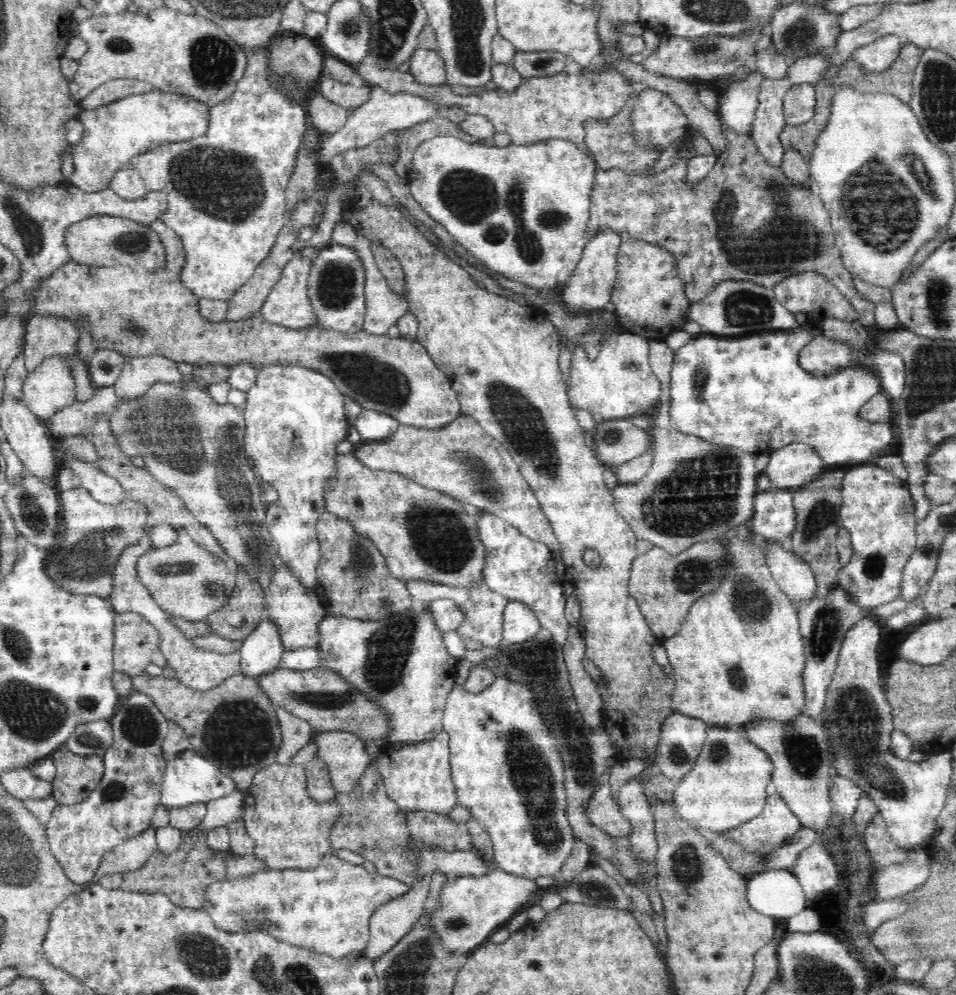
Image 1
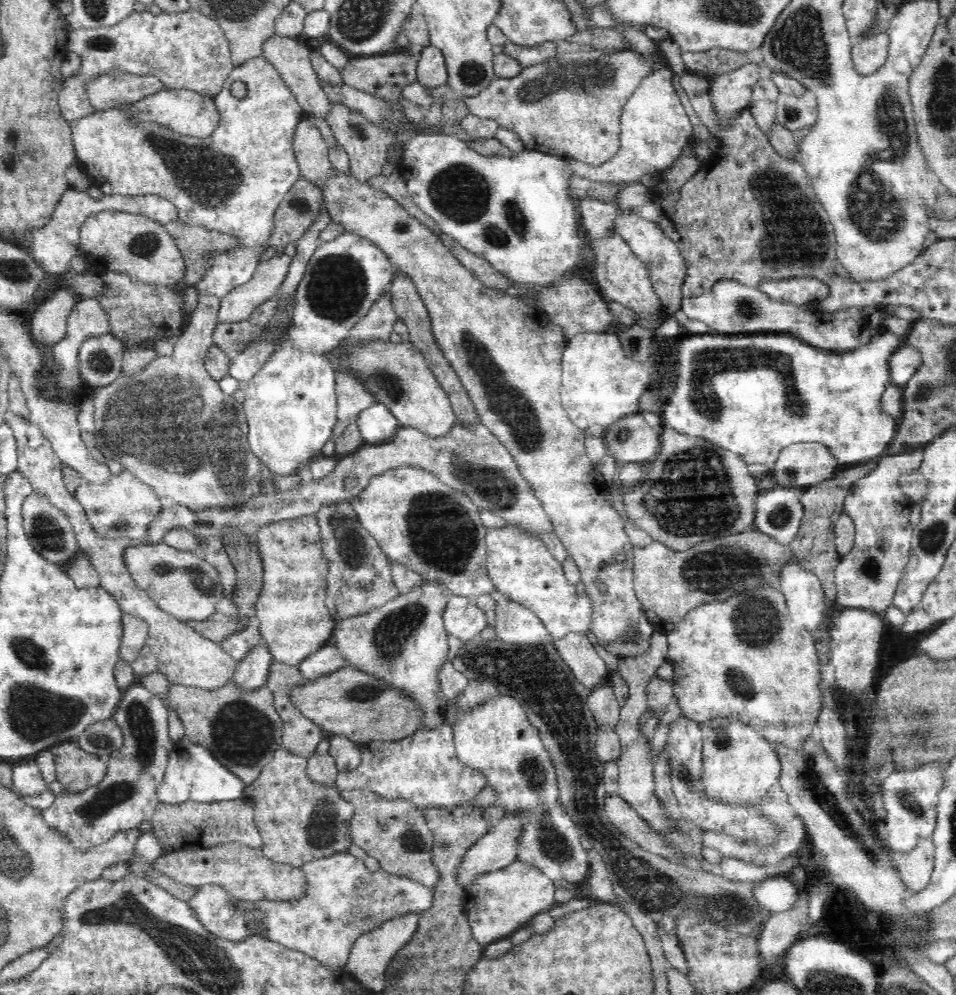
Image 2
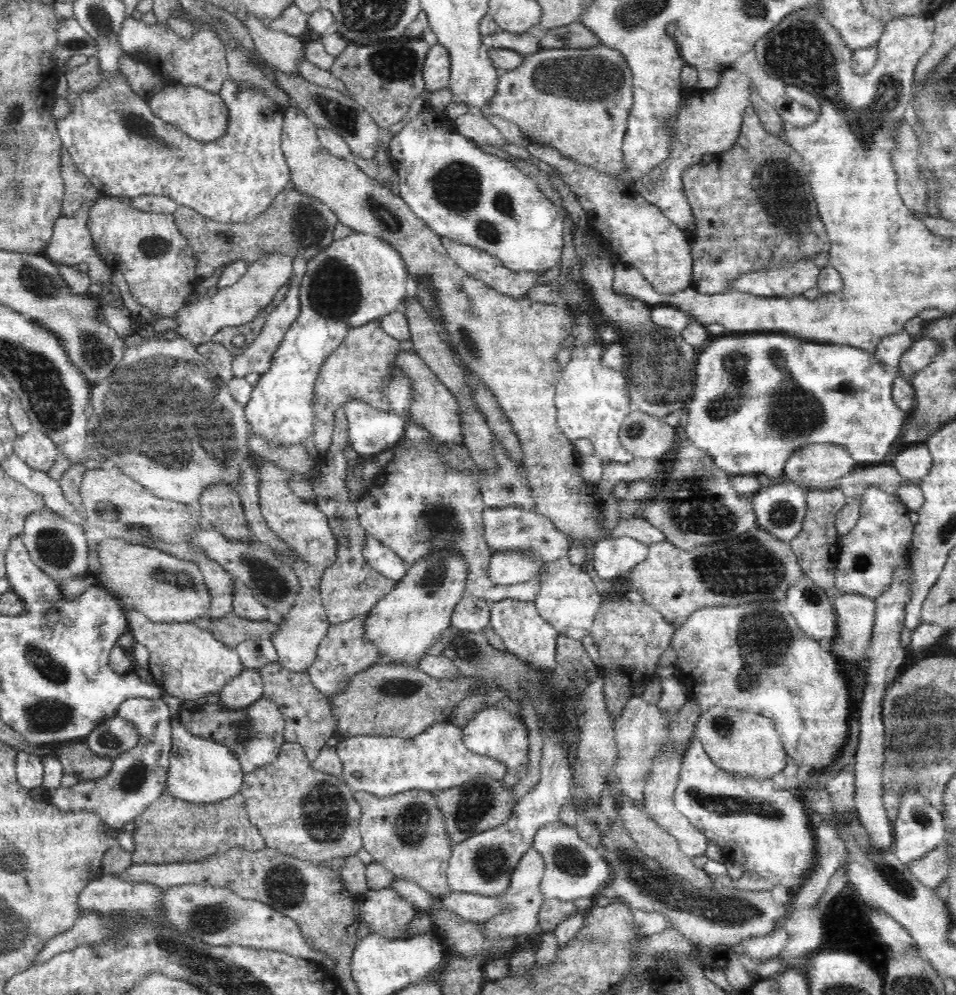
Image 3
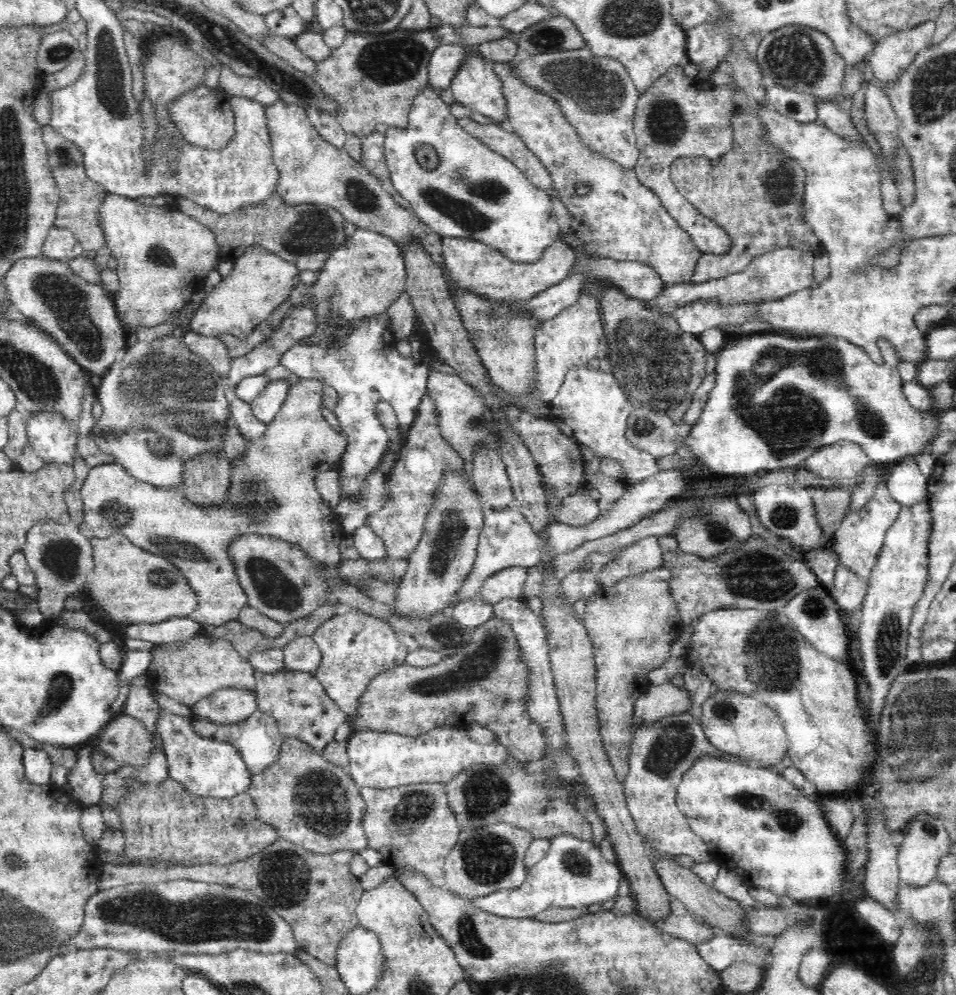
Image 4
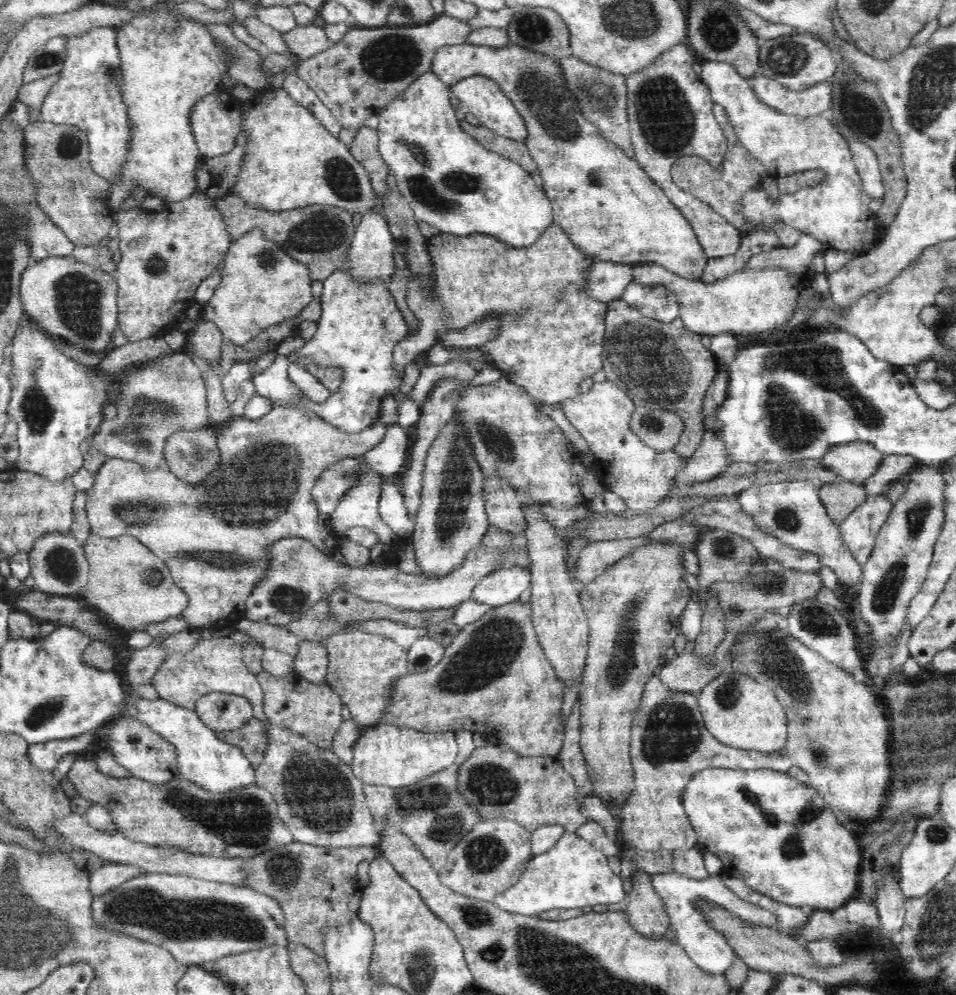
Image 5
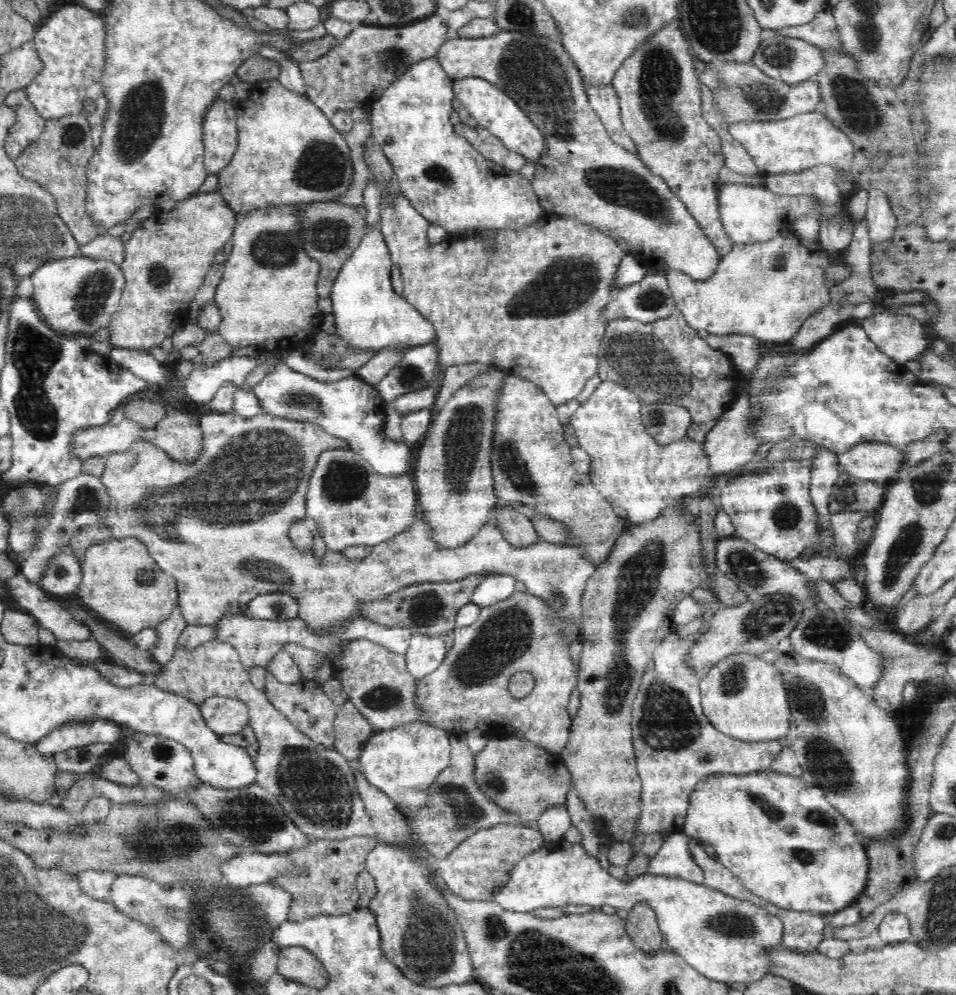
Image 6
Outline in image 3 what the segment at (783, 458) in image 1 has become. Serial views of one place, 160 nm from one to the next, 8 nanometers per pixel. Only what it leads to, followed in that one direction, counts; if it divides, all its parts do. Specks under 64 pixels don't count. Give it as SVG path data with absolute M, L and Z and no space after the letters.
M822 443L794 449L785 464L786 480L806 487L834 482L861 467L842 446Z

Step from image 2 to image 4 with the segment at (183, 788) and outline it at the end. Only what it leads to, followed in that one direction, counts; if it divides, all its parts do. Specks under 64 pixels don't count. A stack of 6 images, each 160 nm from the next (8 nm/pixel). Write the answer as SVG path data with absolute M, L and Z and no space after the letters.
M161 708L156 731L162 739L169 778L182 784L188 792L204 798L232 798L247 792L252 773L242 760L241 754L229 743L196 734L192 730L190 715L181 717L174 711Z

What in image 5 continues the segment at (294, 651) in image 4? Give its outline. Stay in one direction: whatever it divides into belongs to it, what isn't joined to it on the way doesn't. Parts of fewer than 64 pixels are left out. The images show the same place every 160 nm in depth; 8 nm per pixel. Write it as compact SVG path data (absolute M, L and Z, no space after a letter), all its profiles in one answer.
M300 640L293 658L294 672L313 683L326 683L328 652L314 640Z

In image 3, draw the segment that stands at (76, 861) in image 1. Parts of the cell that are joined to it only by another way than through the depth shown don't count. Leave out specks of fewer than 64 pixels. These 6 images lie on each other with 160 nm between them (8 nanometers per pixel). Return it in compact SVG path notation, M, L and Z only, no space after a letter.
M129 698L119 706L117 716L136 727L140 741L138 746L134 750L119 754L113 760L110 772L102 778L84 781L68 788L60 786L50 790L49 797L51 803L64 814L87 810L97 814L107 827L122 829L126 823L136 820L151 802L158 800L167 788L169 760L173 752L173 714L169 706L160 699Z

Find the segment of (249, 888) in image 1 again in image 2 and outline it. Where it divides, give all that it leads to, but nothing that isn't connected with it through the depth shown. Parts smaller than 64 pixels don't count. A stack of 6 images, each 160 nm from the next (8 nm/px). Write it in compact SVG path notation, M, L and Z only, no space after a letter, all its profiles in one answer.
M347 851L306 862L301 869L304 871L307 885L305 895L296 900L243 901L233 899L224 887L209 884L198 887L196 894L187 903L209 933L232 942L244 940L250 935L262 935L290 950L302 951L303 954L322 962L323 966L330 969L344 969L347 966L355 940L366 932L395 916L404 913L420 914L428 910L433 903L431 888L409 878L387 873L382 868L370 872L364 860Z

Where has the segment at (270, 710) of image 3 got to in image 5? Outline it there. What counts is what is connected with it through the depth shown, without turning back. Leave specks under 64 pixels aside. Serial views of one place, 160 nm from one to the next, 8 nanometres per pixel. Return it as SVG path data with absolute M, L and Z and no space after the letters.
M252 718L245 726L231 731L215 731L218 739L237 746L257 769L264 762L269 748L268 733L264 721Z

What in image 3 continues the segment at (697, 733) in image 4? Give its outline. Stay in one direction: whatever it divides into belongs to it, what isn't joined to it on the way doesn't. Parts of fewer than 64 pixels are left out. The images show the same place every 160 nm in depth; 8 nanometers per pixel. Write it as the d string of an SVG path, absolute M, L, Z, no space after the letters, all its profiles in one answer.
M667 741L659 751L659 754L654 756L654 762L652 762L652 768L650 768L650 772L648 772L648 778L644 780L646 788L644 788L643 810L644 813L652 817L662 829L676 837L682 853L689 857L695 857L704 855L708 838L706 838L706 835L702 834L702 832L700 832L700 830L698 830L685 816L682 816L682 814L678 812L673 801L675 788L679 781L682 757L688 747L690 747L688 741L683 742L682 745L676 745L676 742Z

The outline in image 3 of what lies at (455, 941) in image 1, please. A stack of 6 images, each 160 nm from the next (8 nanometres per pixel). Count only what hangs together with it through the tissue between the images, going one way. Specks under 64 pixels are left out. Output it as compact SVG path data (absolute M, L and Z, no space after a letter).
M532 846L518 861L518 864L512 871L509 887L501 894L501 900L505 906L509 906L496 916L481 922L481 928L487 938L491 940L500 940L500 938L516 938L522 934L535 934L538 924L538 912L542 908L545 900L540 891L540 882L545 870L545 862L542 855Z

